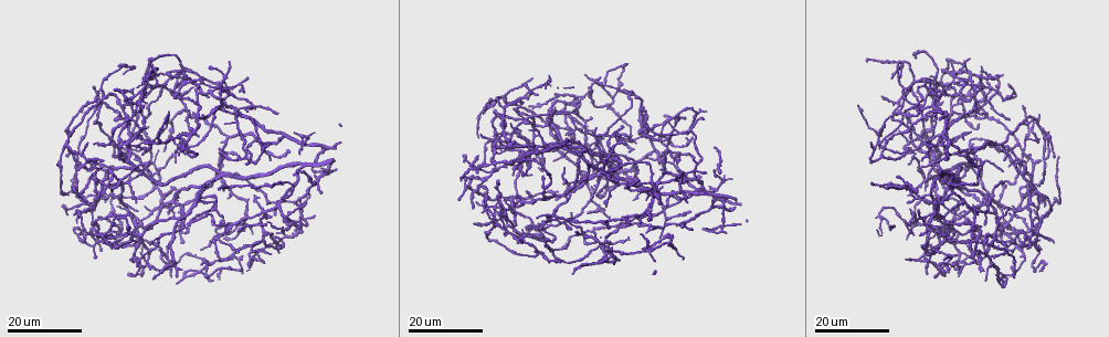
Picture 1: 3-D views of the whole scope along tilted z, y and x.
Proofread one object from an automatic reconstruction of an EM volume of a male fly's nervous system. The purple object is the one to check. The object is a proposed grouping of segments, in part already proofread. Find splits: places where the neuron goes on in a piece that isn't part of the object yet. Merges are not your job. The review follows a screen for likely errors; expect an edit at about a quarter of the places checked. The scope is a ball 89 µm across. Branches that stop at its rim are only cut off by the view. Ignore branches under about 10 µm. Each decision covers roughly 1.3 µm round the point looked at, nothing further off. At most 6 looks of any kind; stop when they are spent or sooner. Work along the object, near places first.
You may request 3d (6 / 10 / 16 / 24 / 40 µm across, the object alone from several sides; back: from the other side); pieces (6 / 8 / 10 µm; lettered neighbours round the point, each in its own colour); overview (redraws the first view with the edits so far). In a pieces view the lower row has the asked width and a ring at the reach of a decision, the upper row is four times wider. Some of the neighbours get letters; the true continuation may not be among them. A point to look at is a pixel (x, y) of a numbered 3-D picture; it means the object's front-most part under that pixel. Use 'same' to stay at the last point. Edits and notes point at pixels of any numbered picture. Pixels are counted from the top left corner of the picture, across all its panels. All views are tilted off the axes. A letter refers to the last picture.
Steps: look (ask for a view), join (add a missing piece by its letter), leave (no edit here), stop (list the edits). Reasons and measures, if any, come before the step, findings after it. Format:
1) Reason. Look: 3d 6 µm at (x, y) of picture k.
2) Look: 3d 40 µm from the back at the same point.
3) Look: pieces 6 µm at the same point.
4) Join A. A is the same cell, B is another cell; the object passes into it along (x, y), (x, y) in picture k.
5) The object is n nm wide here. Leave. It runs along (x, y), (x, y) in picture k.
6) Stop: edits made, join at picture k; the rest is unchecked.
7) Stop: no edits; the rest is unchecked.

Thin end. Look: 3d 16 µm at (646, 200) of picture 1.

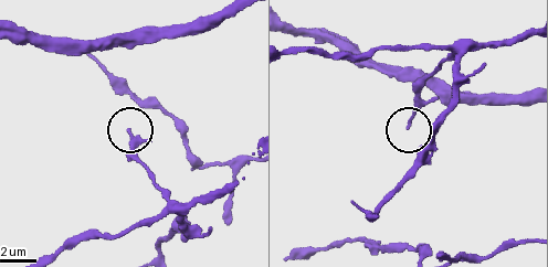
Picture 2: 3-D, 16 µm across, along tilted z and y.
Look: pieces 8 µm at (129, 128) of picture 2.

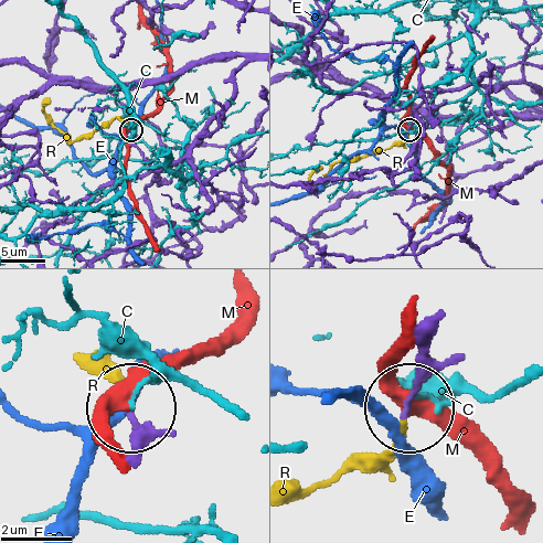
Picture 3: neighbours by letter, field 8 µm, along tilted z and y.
The object is 160 nm wide here. Join R. R is the same cell, C, E and M are other cells; the object passes into it along (437, 331), (398, 437), (339, 469) in picture 3; the neuron continues.

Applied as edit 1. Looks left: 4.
Look: overview.

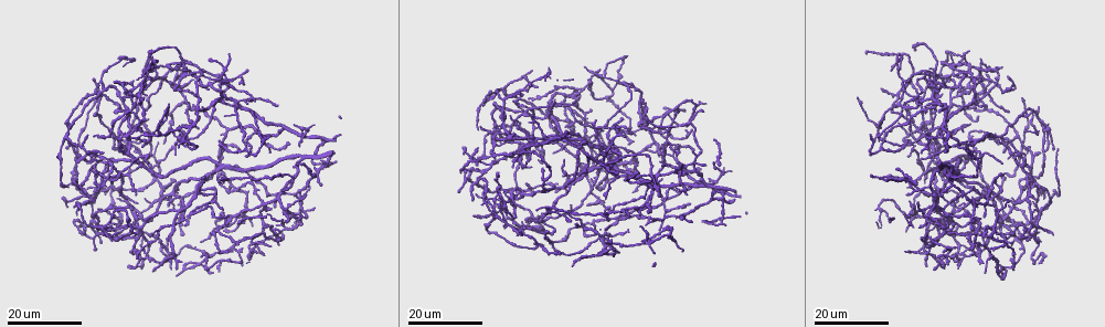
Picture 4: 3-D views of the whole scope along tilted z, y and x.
Thin end. Look: 3d 16 µm at (196, 127) of picture 4.

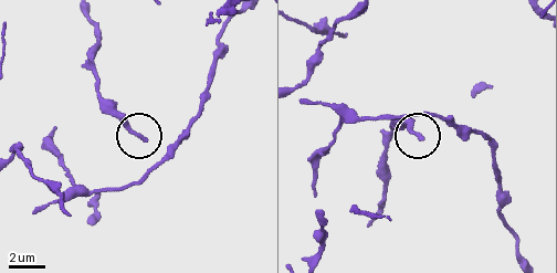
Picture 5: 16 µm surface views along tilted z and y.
Look: pieces 8 µm at (144, 139) of picture 5.

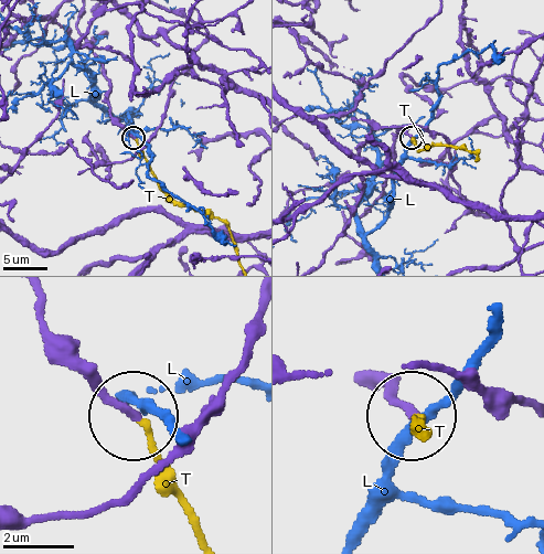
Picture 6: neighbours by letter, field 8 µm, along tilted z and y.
Join T. T is the same cell, L is another cell; the neuron continues.

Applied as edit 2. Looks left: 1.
Stop: edits made, join at picture 3, join at picture 6; the rest is unchecked.

